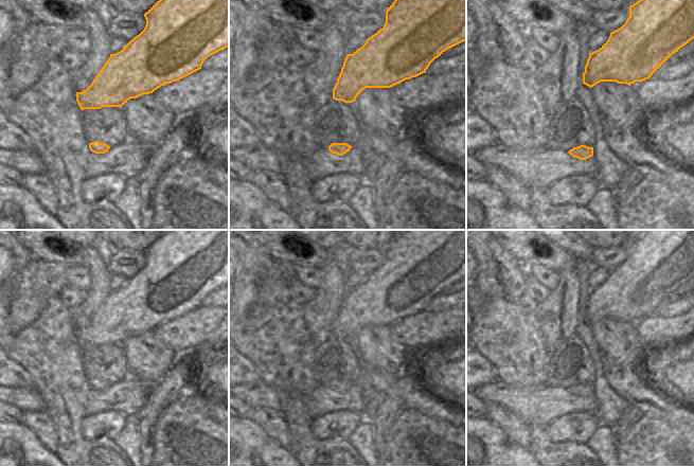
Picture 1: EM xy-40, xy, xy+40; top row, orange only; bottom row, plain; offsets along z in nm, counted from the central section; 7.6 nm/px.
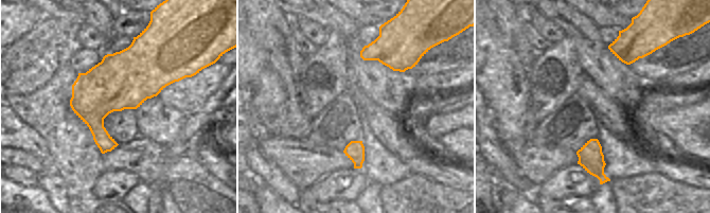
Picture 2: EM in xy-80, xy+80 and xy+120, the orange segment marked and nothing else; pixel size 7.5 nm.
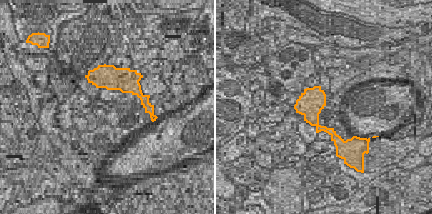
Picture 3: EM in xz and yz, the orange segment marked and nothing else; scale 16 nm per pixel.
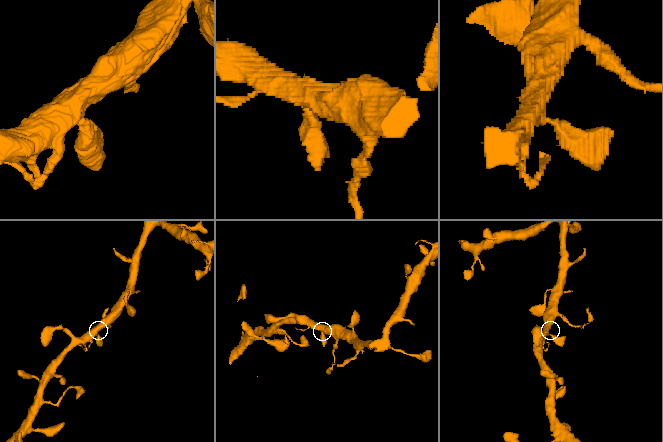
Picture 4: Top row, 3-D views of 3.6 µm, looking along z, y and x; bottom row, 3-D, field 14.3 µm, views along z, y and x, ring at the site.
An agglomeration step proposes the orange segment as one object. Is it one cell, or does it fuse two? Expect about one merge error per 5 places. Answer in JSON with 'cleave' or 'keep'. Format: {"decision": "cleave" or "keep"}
{"decision": "keep"}

